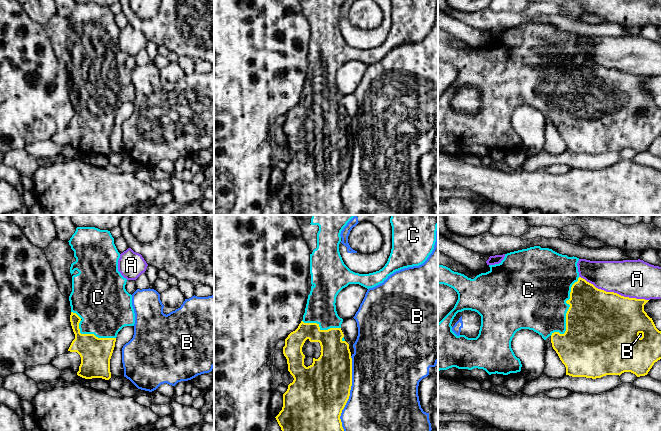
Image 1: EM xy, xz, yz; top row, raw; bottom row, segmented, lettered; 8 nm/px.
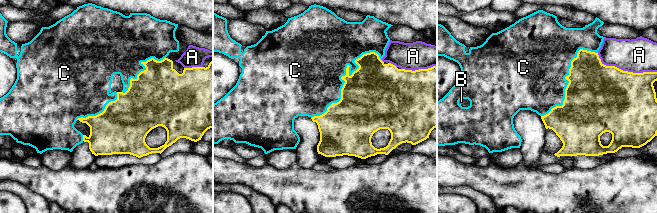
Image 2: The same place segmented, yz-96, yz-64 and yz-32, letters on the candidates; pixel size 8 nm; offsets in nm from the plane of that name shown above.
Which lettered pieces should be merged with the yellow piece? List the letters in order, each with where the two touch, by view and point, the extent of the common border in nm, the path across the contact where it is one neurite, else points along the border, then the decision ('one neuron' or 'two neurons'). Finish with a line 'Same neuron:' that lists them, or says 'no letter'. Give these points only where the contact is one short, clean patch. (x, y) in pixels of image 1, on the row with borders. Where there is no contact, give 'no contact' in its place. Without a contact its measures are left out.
A: meets yellow in yz at (613, 292); contact 600 nm long; two neurons
B: meets yellow in xz at (349, 393); contact 600 nm long; two neurons
C: meets yellow in yz at (567, 312); contact 550 nm long; one neuron
Same neuron: C

